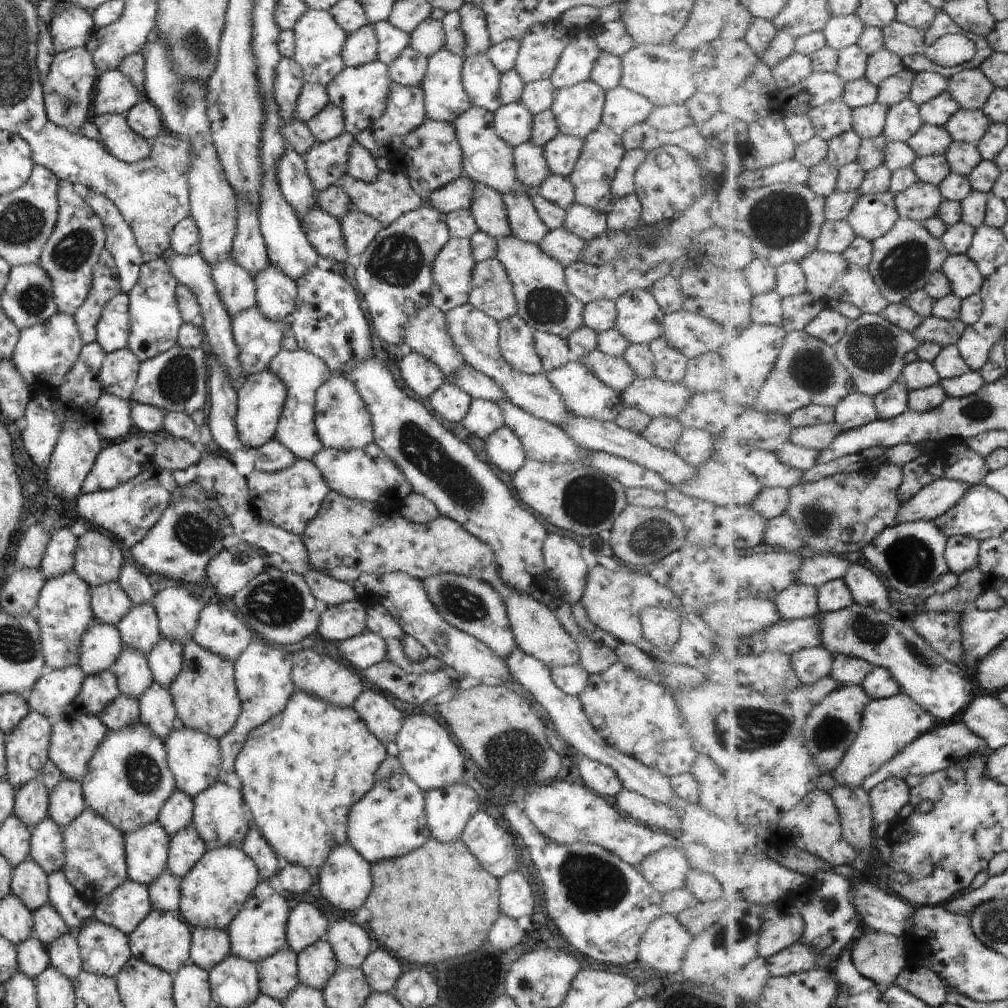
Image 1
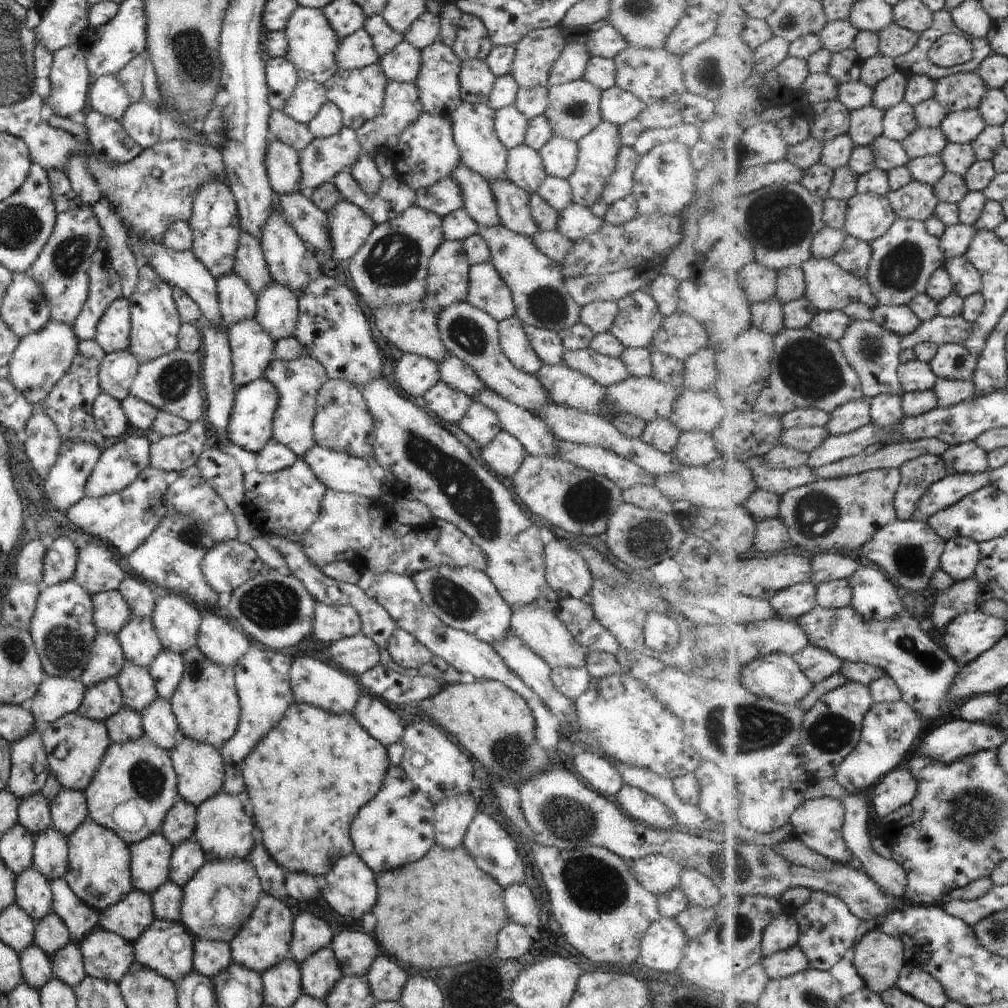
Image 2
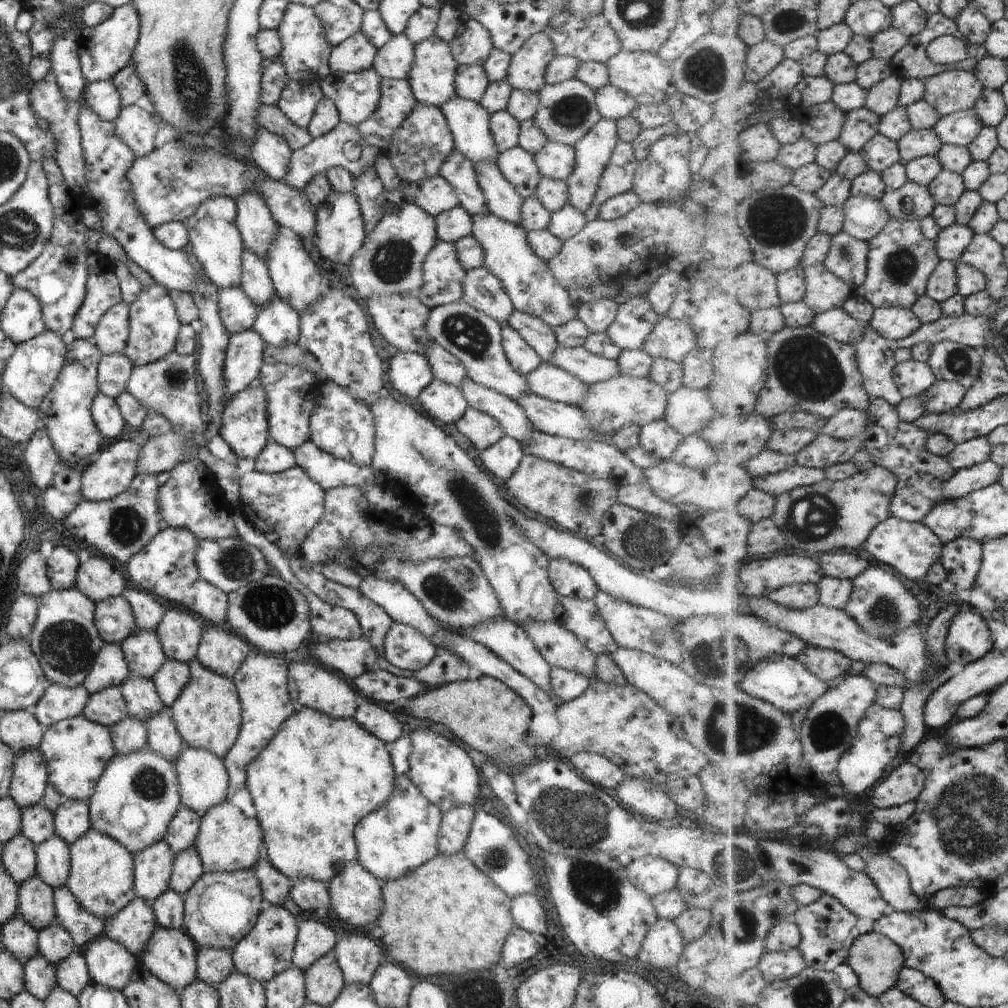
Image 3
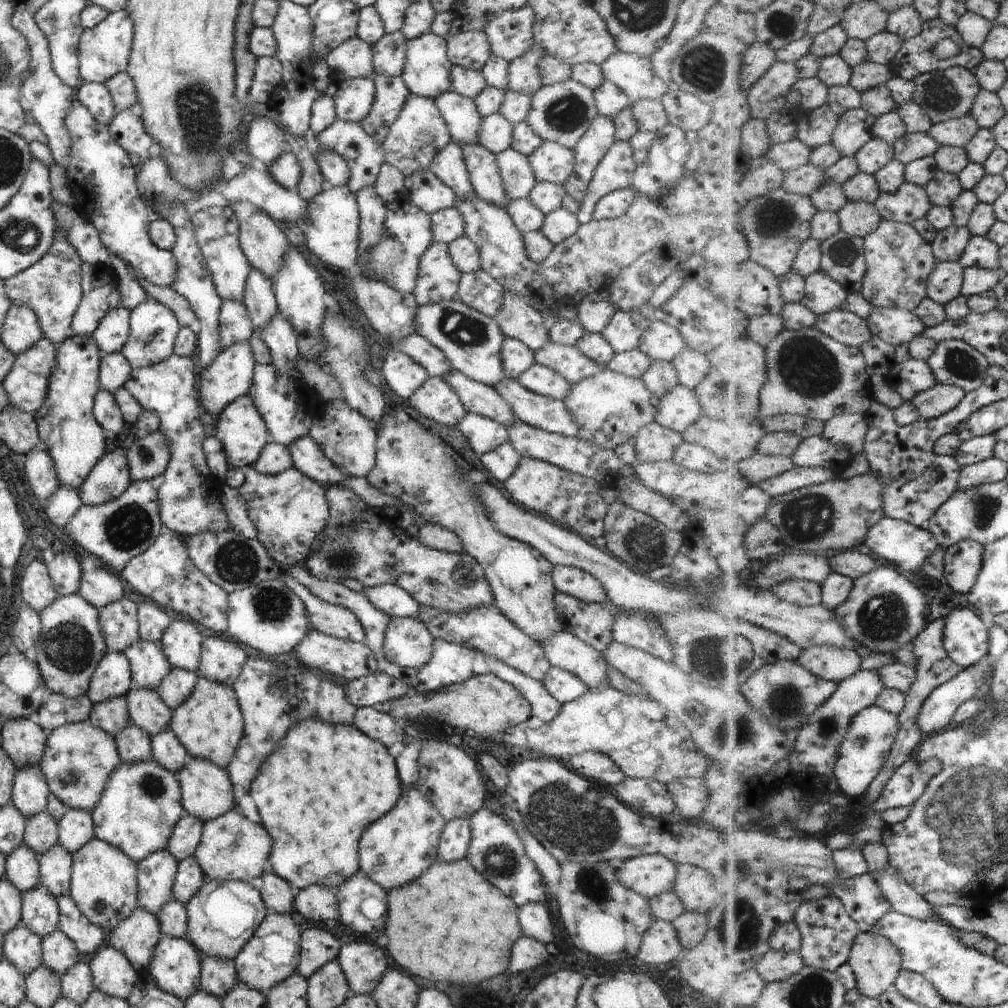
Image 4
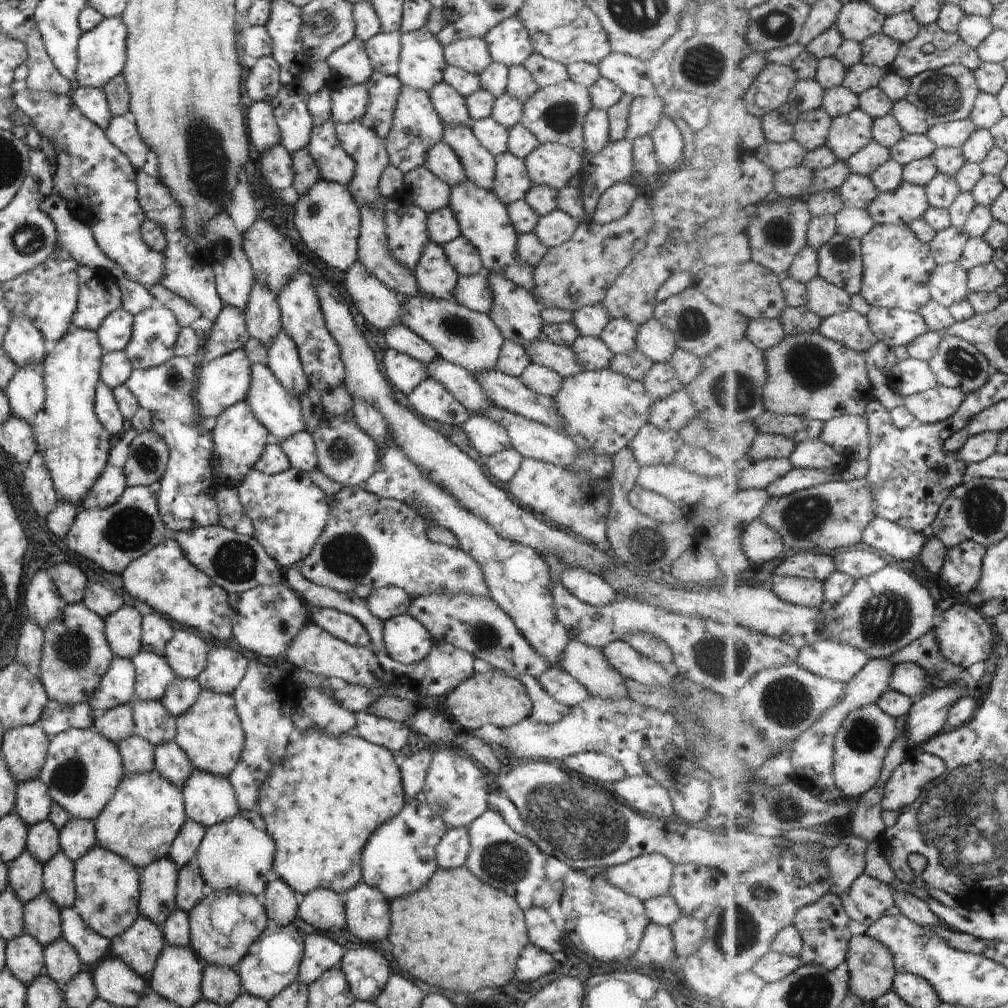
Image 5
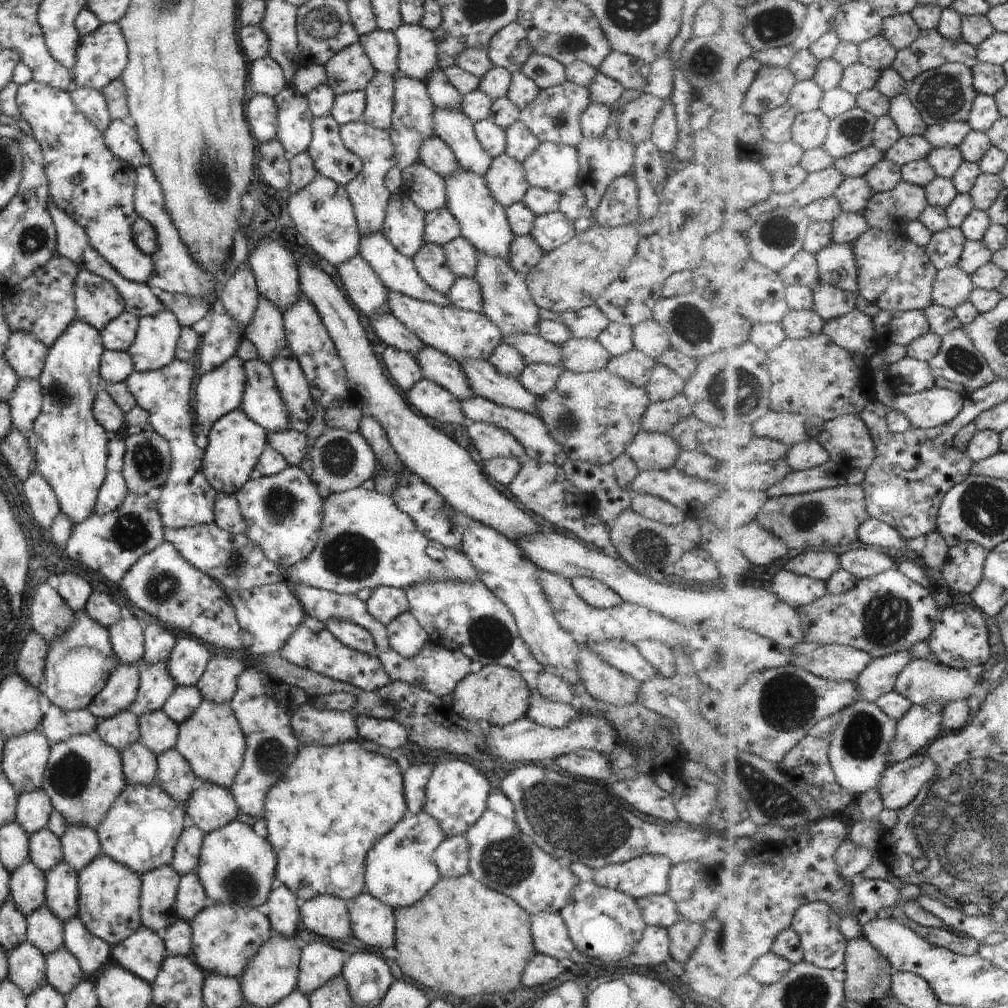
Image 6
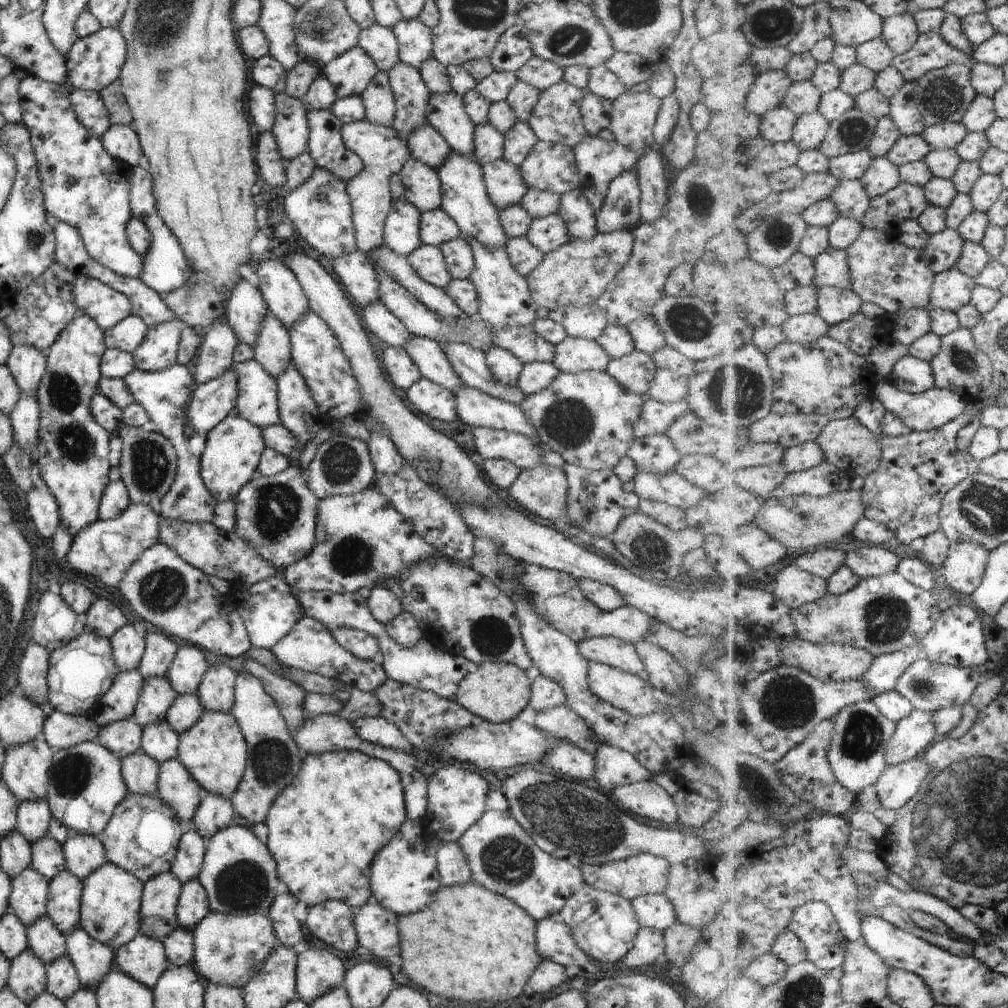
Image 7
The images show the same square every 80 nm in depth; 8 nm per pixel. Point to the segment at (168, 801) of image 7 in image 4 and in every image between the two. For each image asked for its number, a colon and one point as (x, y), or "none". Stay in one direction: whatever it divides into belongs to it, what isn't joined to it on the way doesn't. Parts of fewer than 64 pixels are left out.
4: (166, 751)
5: (170, 761)
6: (173, 776)

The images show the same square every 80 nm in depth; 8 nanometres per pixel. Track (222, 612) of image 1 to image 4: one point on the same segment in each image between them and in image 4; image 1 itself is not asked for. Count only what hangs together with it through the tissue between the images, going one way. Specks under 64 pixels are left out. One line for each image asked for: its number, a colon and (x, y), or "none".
2: (218, 640)
3: (219, 650)
4: (221, 659)

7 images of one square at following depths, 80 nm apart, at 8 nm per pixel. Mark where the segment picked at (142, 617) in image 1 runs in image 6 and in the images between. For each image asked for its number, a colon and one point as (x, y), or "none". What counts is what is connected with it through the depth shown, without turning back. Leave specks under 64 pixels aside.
2: (138, 640)
3: (141, 651)
4: (148, 665)
5: (152, 674)
6: (154, 683)

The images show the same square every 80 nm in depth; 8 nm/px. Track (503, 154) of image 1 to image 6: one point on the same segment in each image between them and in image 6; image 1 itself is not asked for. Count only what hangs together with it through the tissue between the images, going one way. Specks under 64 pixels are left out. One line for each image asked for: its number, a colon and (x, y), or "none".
2: (479, 149)
3: (468, 121)
4: (458, 113)
5: (449, 105)
6: (441, 92)

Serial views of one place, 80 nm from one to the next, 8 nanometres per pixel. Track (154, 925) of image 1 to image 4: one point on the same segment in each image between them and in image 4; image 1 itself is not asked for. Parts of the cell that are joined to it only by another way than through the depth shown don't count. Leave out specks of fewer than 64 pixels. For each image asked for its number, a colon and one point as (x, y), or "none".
2: (166, 947)
3: (169, 955)
4: (174, 968)

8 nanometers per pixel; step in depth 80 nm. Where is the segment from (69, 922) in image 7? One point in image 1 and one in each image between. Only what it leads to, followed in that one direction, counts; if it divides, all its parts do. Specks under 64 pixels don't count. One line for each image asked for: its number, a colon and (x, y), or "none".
1: (46, 849)
2: (49, 855)
3: (52, 863)
4: (54, 865)
5: (57, 874)
6: (61, 889)

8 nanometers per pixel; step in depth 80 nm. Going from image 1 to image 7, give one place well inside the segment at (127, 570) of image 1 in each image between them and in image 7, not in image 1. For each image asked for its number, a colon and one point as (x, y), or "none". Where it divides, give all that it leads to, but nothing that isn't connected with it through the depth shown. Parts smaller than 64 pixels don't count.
2: (139, 598)
3: (147, 610)
4: (152, 621)
5: (156, 630)
6: (157, 642)
7: (159, 650)

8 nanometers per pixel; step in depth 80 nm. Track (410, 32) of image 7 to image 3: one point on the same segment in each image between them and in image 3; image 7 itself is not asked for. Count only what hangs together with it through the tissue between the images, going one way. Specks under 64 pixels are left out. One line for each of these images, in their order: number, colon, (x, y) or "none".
3: (431, 76)
4: (425, 70)
5: (421, 61)
6: (416, 55)

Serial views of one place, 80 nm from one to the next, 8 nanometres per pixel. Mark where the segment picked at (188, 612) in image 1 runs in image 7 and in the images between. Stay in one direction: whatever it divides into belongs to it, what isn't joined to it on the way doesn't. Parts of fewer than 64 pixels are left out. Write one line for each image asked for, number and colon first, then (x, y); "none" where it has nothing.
2: (176, 621)
3: (178, 632)
4: (181, 643)
5: (185, 652)
6: (187, 660)
7: (189, 664)

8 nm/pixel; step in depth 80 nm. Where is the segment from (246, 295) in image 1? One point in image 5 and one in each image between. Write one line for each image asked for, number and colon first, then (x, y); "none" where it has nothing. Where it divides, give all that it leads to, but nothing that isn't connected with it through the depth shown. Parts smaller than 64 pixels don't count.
2: (236, 302)
3: (236, 313)
4: (233, 324)
5: (227, 333)

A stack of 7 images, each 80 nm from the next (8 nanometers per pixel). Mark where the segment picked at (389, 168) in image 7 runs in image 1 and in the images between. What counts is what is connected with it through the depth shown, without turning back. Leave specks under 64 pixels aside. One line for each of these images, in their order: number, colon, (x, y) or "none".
1: (326, 162)
2: (321, 159)
3: (343, 146)
4: (364, 157)
5: (368, 151)
6: (368, 196)

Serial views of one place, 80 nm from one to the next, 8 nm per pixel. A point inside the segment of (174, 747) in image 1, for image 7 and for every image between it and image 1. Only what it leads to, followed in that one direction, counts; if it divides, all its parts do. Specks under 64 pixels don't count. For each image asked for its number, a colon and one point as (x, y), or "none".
2: (198, 766)
3: (202, 780)
4: (206, 793)
5: (208, 799)
6: (209, 806)
7: (213, 813)

